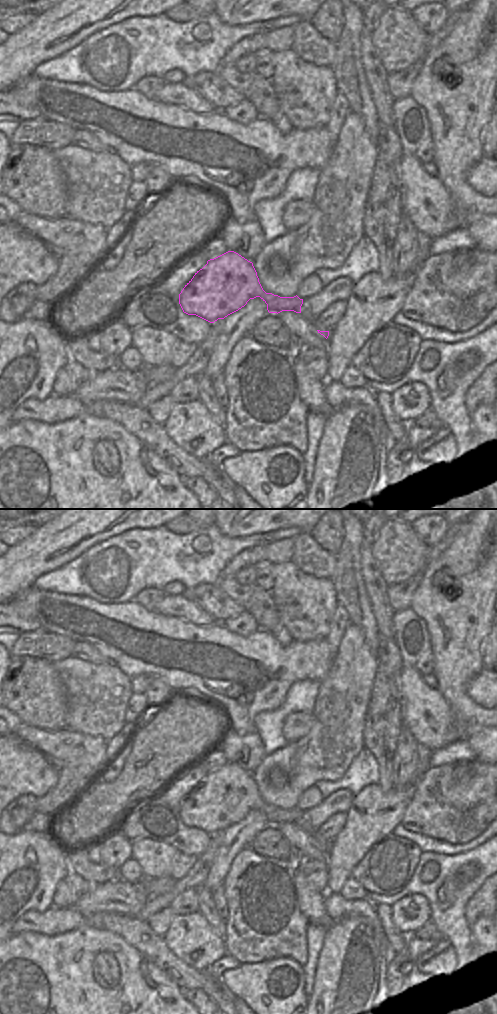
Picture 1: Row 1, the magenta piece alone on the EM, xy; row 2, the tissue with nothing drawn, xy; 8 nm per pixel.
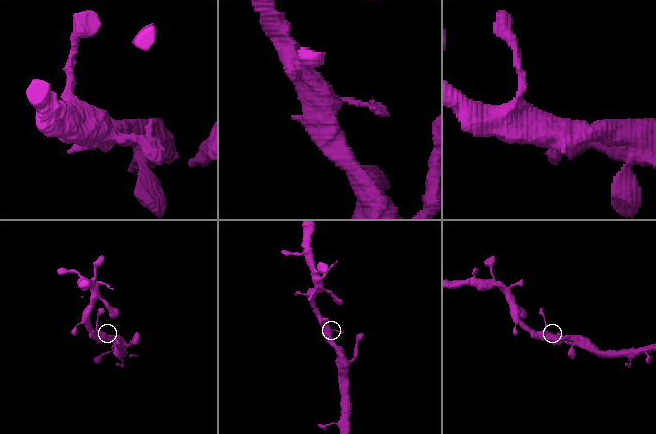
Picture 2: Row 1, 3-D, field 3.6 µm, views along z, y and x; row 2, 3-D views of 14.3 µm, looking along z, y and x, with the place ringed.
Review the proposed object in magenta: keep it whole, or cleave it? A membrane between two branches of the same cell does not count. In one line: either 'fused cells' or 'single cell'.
single cell

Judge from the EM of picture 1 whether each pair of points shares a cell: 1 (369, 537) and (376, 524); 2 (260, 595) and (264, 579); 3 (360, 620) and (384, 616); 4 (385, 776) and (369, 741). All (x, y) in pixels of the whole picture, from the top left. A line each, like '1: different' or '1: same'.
1: same
2: different
3: different
4: same

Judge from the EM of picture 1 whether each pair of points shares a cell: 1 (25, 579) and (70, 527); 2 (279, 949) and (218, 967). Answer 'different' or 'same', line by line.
1: same
2: different

